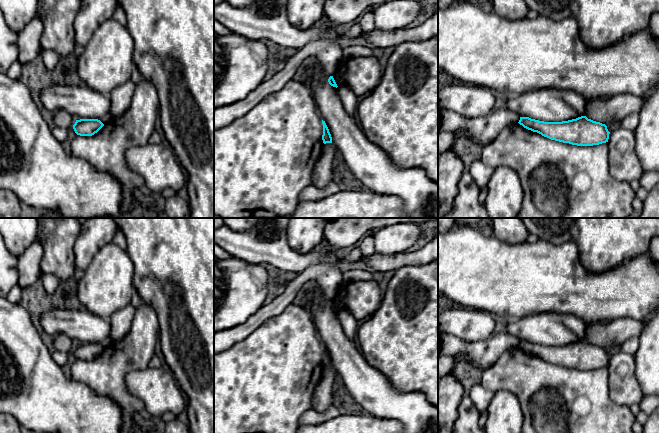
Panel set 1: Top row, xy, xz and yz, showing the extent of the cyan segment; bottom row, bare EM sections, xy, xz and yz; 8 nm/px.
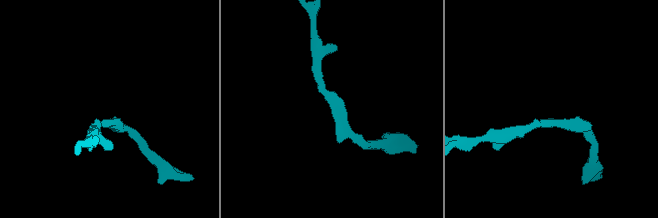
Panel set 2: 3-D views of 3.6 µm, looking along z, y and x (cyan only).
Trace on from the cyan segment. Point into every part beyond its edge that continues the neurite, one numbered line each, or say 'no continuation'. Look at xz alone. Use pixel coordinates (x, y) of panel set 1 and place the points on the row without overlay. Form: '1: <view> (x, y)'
no continuation

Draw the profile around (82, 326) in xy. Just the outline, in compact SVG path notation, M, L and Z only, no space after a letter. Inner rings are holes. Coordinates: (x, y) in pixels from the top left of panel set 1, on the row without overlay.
M52 309L41 316L41 326L50 336L63 333L76 344L98 343L108 338L109 320L80 309Z

